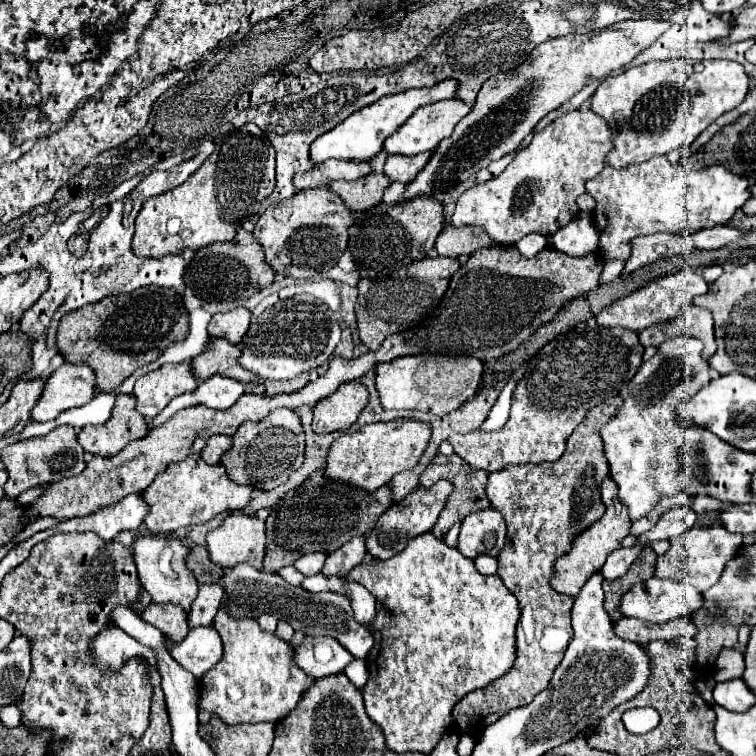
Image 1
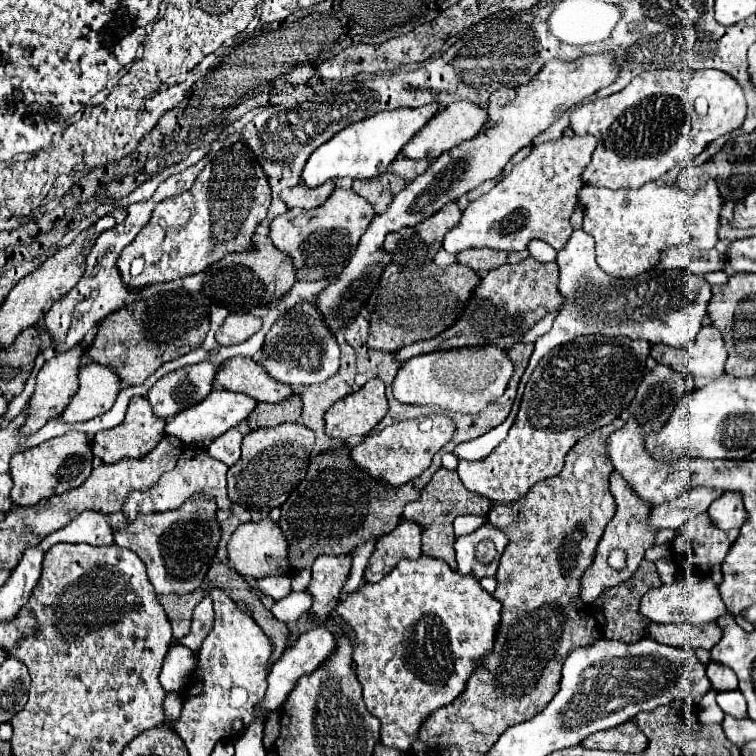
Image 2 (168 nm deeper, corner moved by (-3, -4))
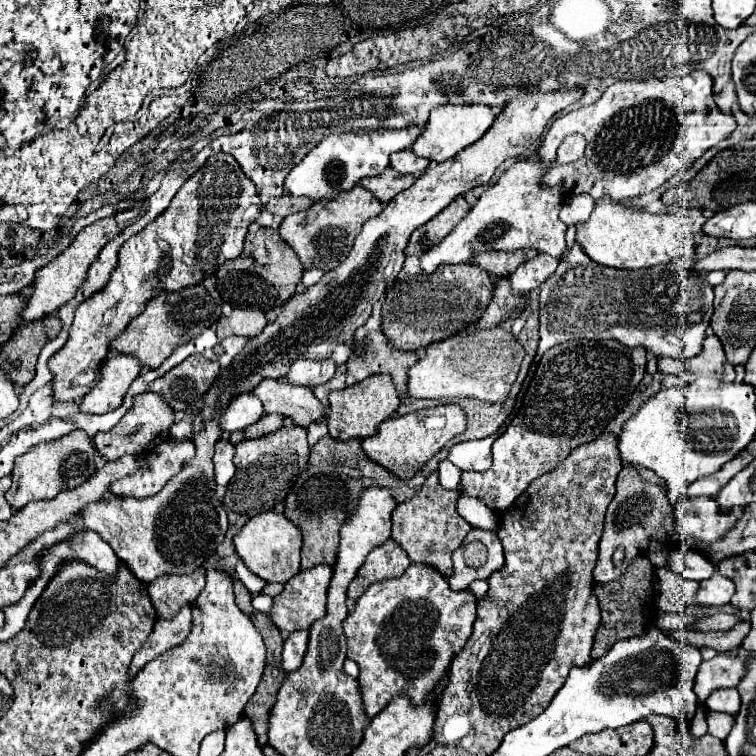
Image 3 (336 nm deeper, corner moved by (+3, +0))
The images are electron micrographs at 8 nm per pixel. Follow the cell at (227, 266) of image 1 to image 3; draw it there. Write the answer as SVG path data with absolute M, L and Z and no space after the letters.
M263 227L257 233L249 231L245 249L255 249L253 253L241 253L237 259L225 261L217 271L217 291L221 293L223 301L229 305L239 305L243 309L259 309L259 311L271 311L277 305L283 305L295 291L303 275L303 267L295 251L285 243L279 241L277 229Z

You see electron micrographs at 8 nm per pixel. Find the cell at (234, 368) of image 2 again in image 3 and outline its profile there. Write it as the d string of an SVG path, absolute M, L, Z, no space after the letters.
M261 379L251 393L261 399L265 413L293 417L293 421L301 427L307 427L323 417L323 405L315 399L309 387L291 385L283 379Z

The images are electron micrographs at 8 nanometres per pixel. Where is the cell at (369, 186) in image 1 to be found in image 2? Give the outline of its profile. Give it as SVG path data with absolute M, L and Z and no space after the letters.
M385 173L373 181L353 181L353 191L365 197L377 213L385 213L393 197L407 187L407 181L395 173Z

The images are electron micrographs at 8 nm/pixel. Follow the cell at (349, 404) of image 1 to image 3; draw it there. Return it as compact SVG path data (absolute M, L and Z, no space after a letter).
M371 375L365 381L355 383L353 387L333 391L329 395L329 405L331 405L331 413L327 419L327 427L329 427L329 435L333 439L341 439L341 441L365 439L369 435L375 435L379 423L397 411L399 397L397 397L397 391L391 383L391 377Z

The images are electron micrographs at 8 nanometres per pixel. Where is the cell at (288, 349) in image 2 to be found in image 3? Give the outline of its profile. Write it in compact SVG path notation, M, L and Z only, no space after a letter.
M299 359L291 363L289 373L285 379L293 385L305 385L315 387L319 383L327 383L335 373L335 361L333 359Z

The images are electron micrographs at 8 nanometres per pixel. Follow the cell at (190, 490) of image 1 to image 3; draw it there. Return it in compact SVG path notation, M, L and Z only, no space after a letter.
M163 441L147 455L147 467L111 485L117 497L153 497L195 457L193 441Z

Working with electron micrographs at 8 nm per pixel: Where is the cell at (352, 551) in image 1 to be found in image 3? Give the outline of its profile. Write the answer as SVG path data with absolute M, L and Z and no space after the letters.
M315 565L313 569L299 571L295 577L291 577L291 581L285 583L283 593L275 597L275 609L271 611L273 623L281 631L289 631L289 633L299 631L299 629L309 629L309 625L321 619L327 611L325 595L327 595L331 577L333 577L333 565Z

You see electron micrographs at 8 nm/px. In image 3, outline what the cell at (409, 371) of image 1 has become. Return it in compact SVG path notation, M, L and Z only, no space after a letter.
M505 327L459 333L425 347L425 357L409 367L407 393L415 399L471 397L489 403L501 403L509 395L523 355L523 347L509 331L505 331Z

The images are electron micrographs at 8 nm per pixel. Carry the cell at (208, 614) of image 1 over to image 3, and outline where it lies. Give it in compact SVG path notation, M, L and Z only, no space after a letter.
M189 605L183 607L177 613L177 617L171 619L171 623L157 619L151 637L143 643L143 649L139 649L139 653L135 653L135 657L131 661L131 677L135 673L139 673L155 657L161 657L163 653L183 645L183 641L191 633L191 625L193 625L193 619L191 619L191 607Z

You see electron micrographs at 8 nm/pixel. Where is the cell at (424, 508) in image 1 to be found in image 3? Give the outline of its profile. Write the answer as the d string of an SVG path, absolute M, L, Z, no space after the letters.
M389 537L387 541L383 541L383 545L377 545L367 555L367 561L361 565L361 569L349 585L349 597L359 599L371 583L389 577L399 577L409 567L409 563L411 559L405 553L405 549L401 549L401 545L393 537Z

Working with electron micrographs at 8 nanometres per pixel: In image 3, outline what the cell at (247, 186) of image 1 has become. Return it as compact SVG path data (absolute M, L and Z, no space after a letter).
M231 153L211 155L179 193L175 193L167 209L121 245L117 265L107 285L77 305L65 347L47 363L53 375L53 399L57 403L81 401L101 377L97 368L109 353L109 341L127 327L131 317L139 315L155 293L179 291L201 283L205 277L213 275L223 261L239 257L247 229L259 215L259 193L235 157Z

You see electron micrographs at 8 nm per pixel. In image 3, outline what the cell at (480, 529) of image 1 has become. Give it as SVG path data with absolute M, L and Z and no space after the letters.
M471 529L461 547L453 551L451 589L467 589L477 579L487 579L503 565L503 547L495 531Z

